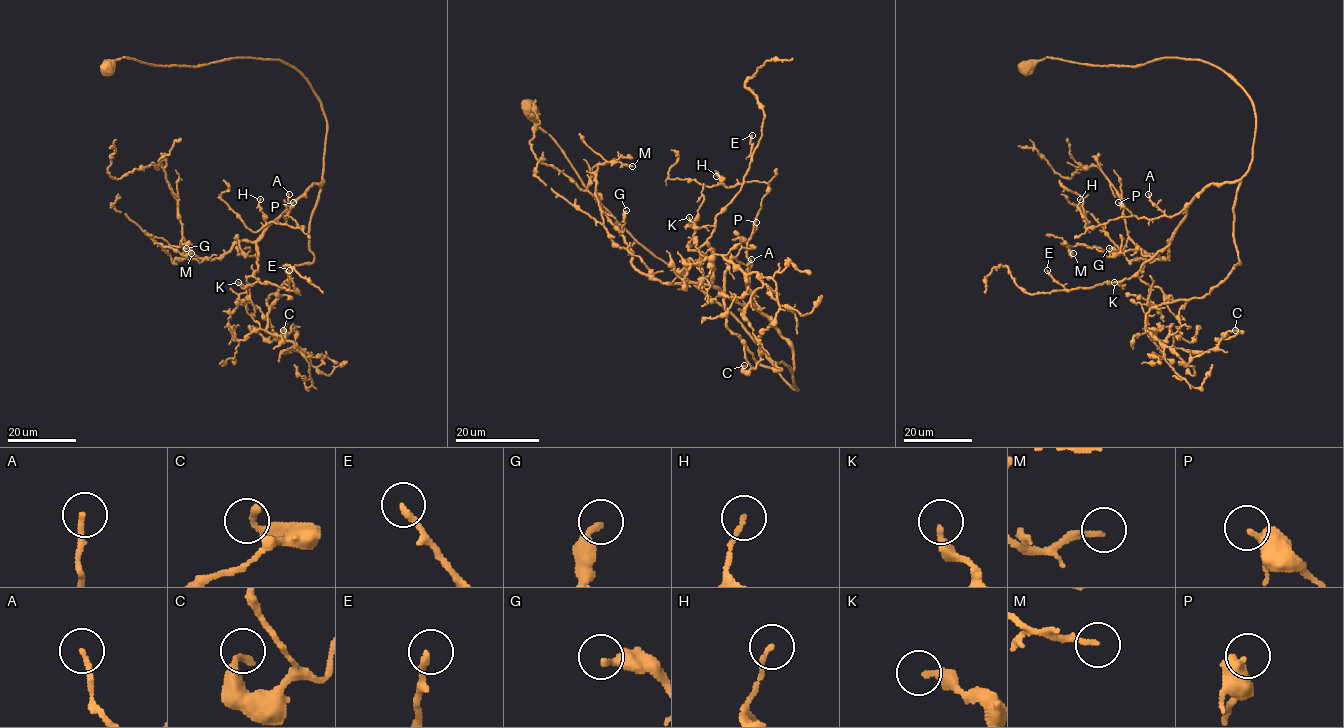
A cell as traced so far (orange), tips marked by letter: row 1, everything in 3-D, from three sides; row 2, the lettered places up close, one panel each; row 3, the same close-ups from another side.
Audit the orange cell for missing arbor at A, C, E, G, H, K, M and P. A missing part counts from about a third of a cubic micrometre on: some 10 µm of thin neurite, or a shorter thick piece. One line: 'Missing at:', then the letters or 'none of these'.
Missing at: M

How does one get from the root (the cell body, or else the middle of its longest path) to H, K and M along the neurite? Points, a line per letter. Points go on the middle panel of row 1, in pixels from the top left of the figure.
H: (532, 112), (616, 221), (797, 390), (791, 345), (749, 291), (768, 184), (716, 176)
K: (532, 112), (616, 221), (718, 302), (797, 390), (791, 345), (766, 316), (711, 284), (714, 227), (689, 217)
M: (532, 112), (616, 221), (797, 390), (766, 316), (706, 284), (661, 283), (612, 241), (596, 171), (632, 166)

